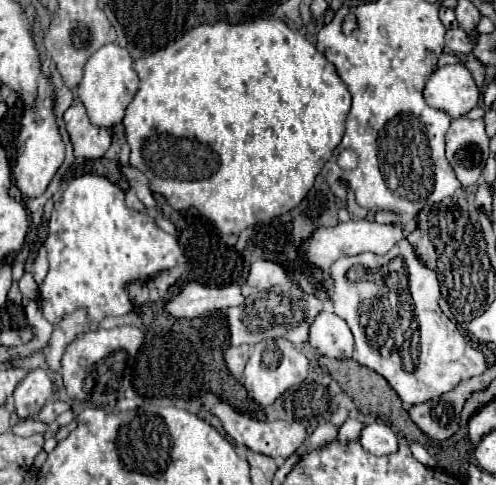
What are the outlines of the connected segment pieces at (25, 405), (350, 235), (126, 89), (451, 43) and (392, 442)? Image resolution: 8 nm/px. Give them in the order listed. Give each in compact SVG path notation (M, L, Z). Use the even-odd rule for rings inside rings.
M44 368L30 370L26 378L14 390L14 404L20 418L36 416L46 400L54 396L52 392L52 378Z
M348 220L340 222L334 228L320 228L312 240L304 242L304 260L318 266L318 268L330 268L340 256L356 256L362 252L372 252L372 254L386 254L392 246L396 246L400 240L404 240L408 232L396 224L378 224L378 222L368 222L368 220Z
M104 44L102 48L98 48L86 60L84 76L80 84L76 86L76 94L86 106L88 118L92 120L92 124L102 126L102 128L110 128L122 120L124 110L132 102L136 90L138 90L138 74L134 72L132 58L128 50L118 44Z
M456 28L456 30L448 30L446 32L446 46L454 52L454 54L470 54L472 48L474 48L476 40L472 42L472 38L462 30L462 28Z
M370 422L364 428L360 442L362 442L362 448L372 452L374 456L386 456L386 454L398 452L398 436L384 422Z

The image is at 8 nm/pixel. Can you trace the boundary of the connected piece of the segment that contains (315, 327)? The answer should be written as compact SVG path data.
M322 310L310 324L310 346L330 358L350 358L354 338L348 324L330 310Z

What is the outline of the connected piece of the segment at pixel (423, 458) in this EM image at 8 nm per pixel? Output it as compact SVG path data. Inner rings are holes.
M414 442L410 445L410 450L412 452L412 456L414 456L420 464L430 466L430 454L428 454L428 450L426 450L426 448L421 444Z

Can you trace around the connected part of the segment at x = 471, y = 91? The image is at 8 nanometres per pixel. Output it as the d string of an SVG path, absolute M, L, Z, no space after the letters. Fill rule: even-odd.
M448 64L430 74L424 98L432 108L444 110L452 118L458 118L478 104L480 92L464 64Z

